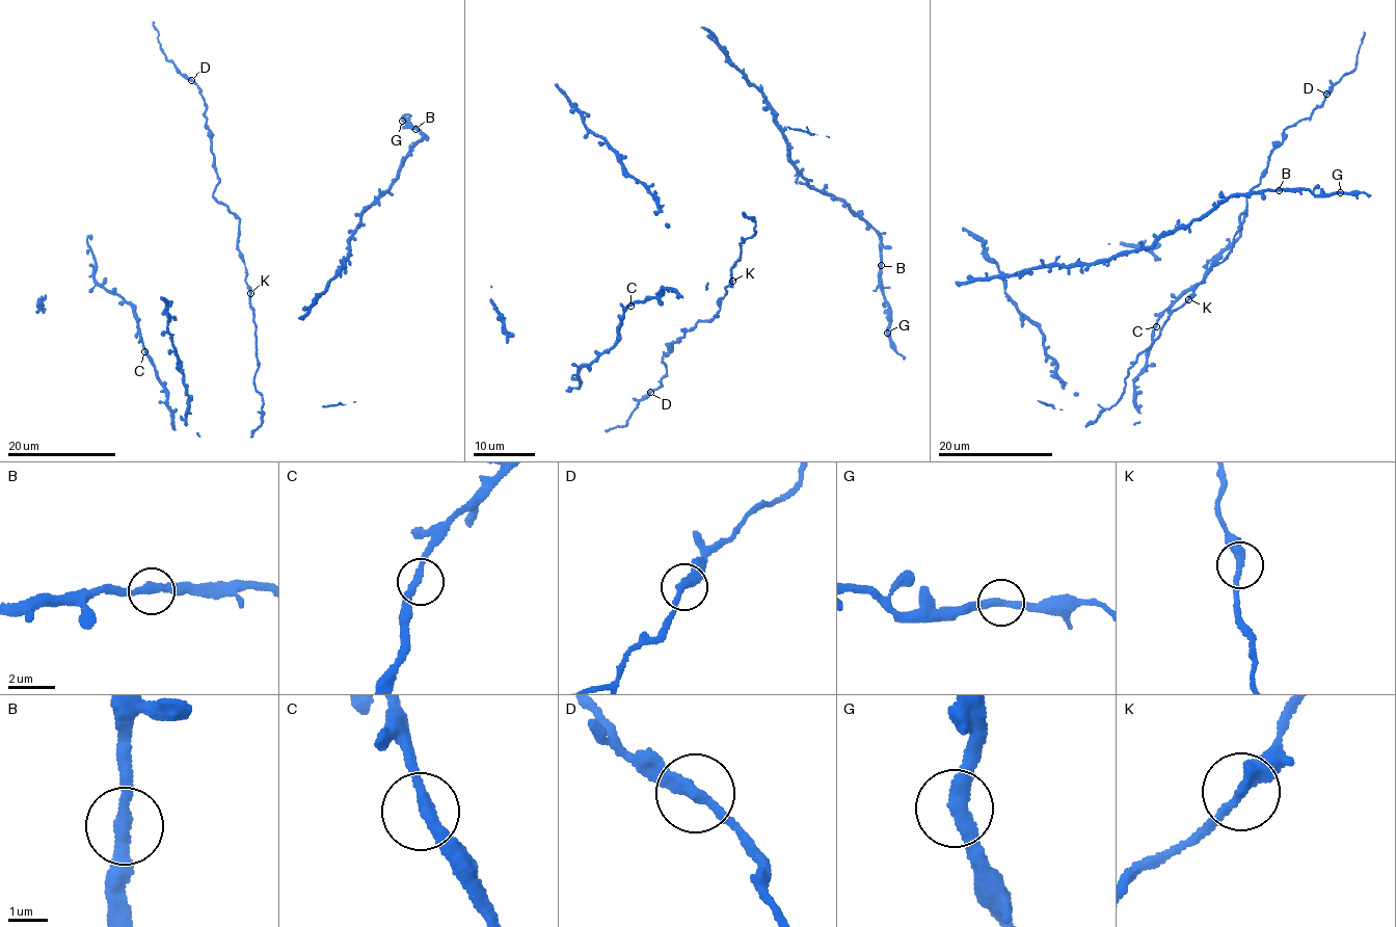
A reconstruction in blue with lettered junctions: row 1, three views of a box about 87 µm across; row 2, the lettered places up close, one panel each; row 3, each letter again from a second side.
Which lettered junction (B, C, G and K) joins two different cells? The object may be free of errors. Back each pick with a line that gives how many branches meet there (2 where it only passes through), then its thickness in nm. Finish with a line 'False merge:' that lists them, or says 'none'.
False merge: none

